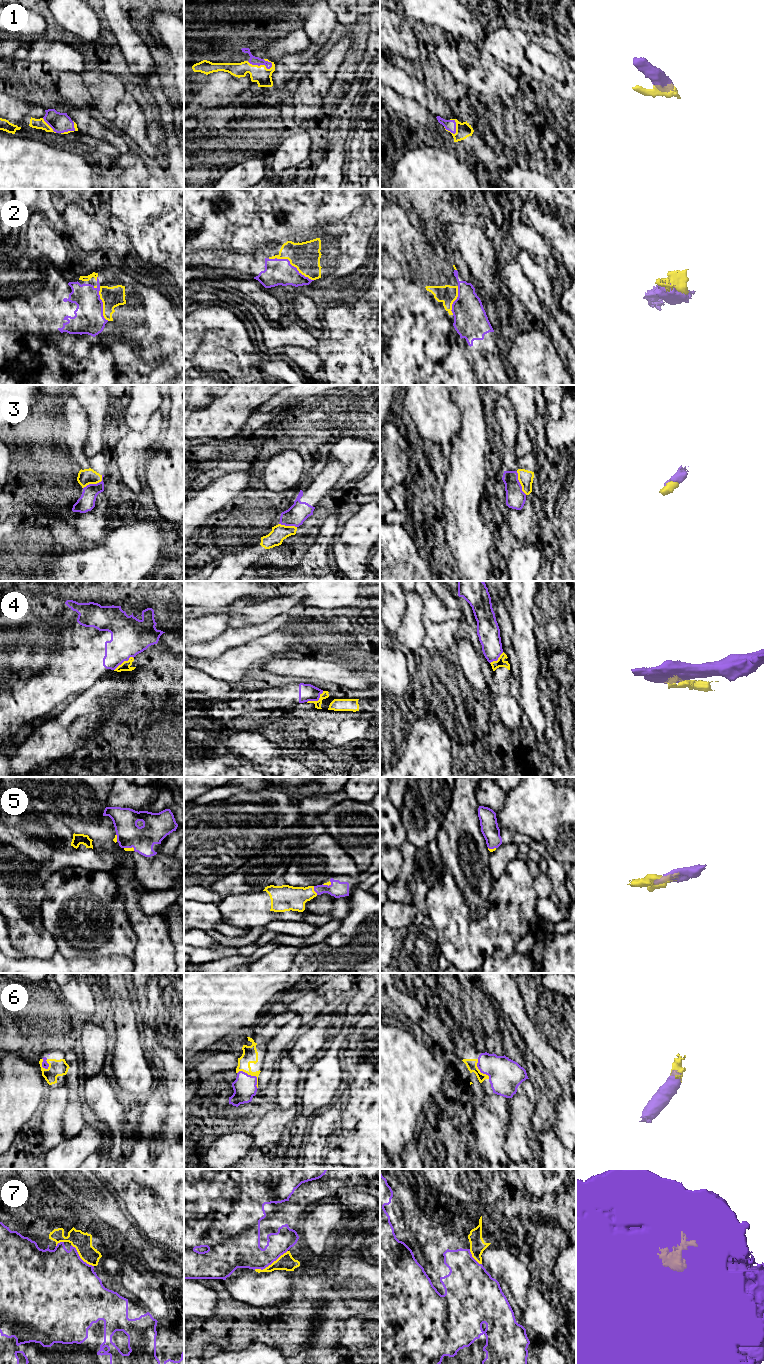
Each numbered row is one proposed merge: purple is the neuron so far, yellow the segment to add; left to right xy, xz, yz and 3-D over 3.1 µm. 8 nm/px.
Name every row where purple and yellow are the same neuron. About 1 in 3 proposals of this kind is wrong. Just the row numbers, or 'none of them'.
1, 2, 3, 5, 6

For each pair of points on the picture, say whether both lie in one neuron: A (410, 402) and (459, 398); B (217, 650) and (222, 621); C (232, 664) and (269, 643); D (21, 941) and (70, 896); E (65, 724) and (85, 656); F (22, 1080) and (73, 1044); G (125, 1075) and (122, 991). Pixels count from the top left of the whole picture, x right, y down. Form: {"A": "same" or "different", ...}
{"A": "different", "B": "different", "C": "same", "D": "different", "E": "different", "F": "different", "G": "same"}

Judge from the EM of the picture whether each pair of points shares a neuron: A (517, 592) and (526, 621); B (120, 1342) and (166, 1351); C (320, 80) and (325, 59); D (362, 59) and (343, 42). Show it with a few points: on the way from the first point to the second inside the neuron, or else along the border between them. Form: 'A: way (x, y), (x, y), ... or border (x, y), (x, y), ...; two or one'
A: way (520, 599), (521, 614); one
B: way (131, 1342), (138, 1349), (155, 1351); one
C: way (322, 75), (325, 64); one
D: border (347, 35), (349, 38), (349, 48), (343, 60); two

